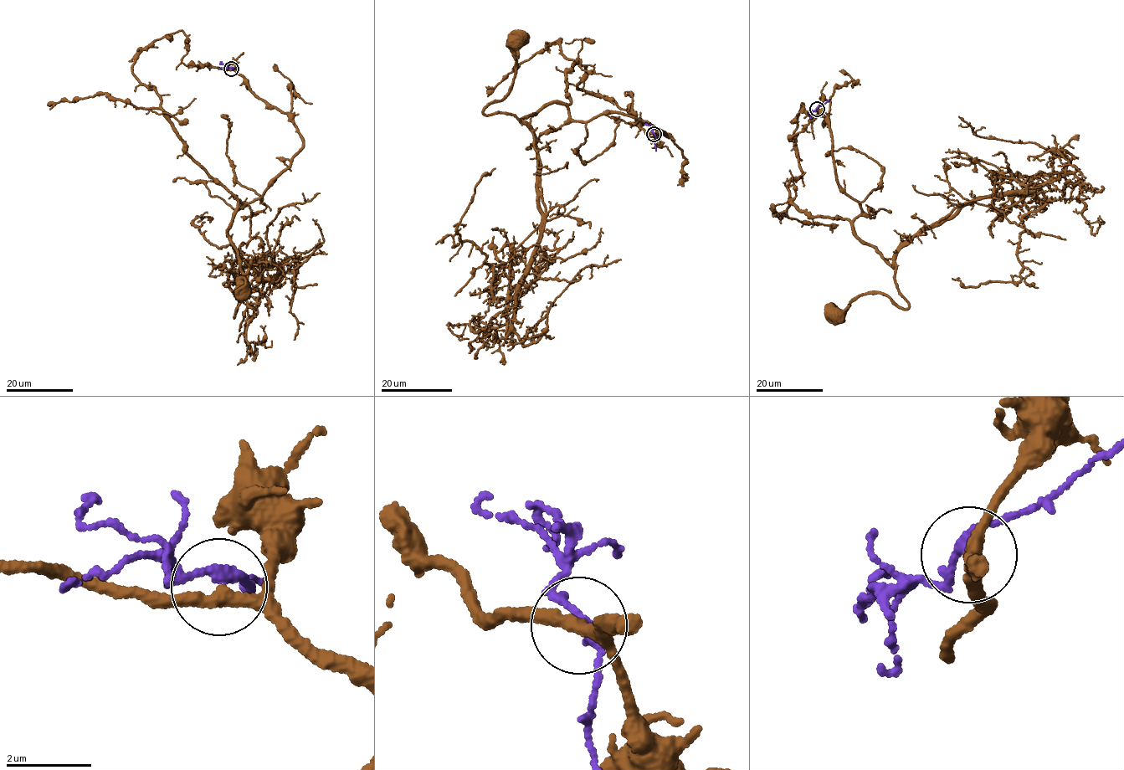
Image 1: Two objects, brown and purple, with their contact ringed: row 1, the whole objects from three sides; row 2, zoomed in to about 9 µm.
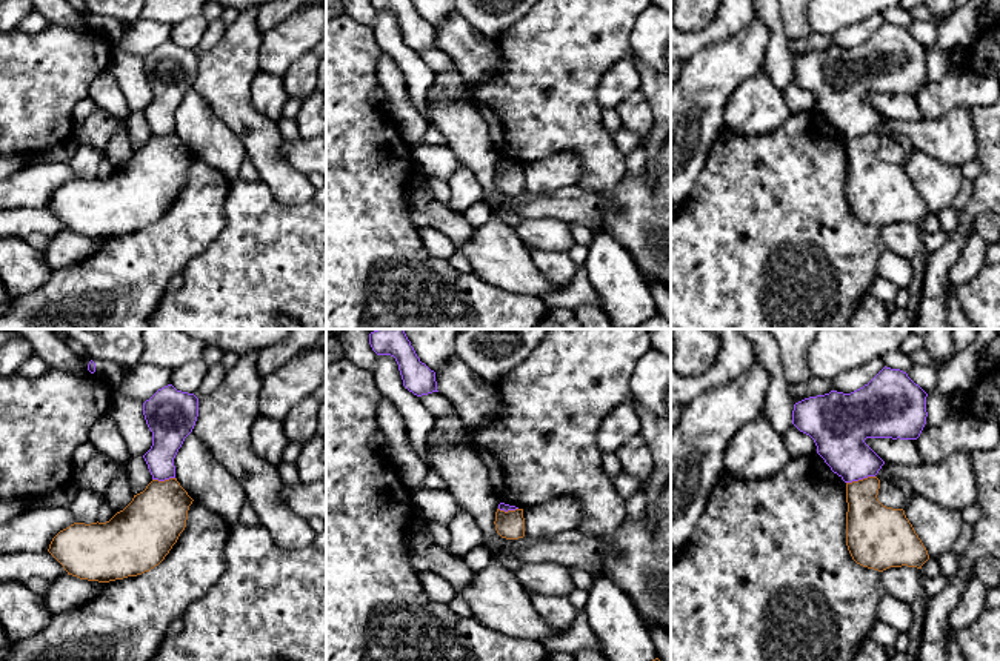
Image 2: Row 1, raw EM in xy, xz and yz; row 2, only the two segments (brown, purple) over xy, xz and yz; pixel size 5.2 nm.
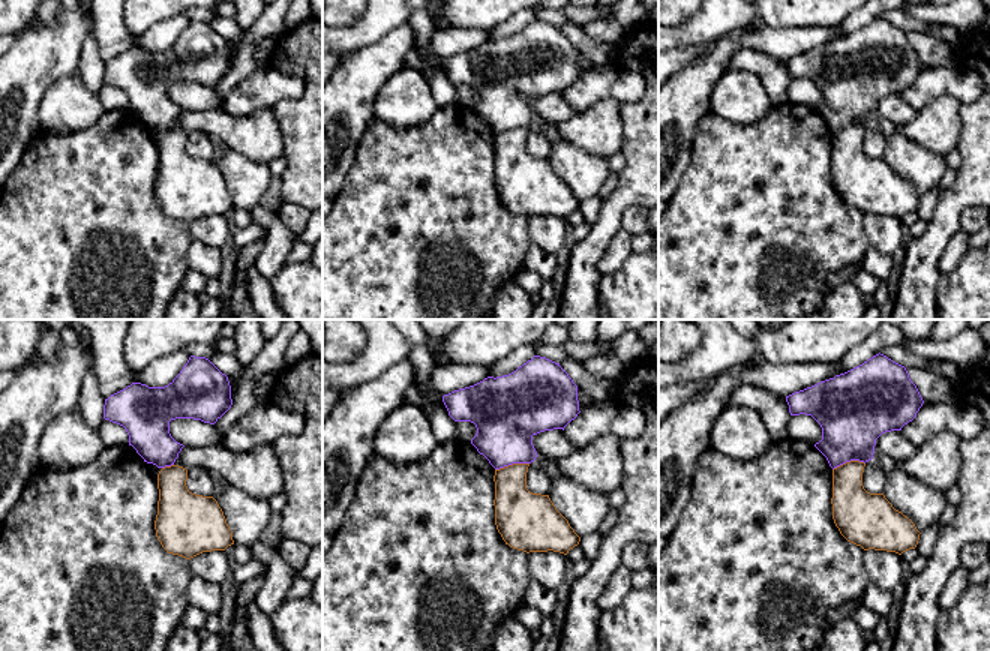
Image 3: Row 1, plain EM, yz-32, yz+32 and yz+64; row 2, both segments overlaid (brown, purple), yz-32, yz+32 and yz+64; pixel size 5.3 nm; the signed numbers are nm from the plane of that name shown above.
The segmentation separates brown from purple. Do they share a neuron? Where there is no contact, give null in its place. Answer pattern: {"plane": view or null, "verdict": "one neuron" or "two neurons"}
{"plane": "yz", "verdict": "two neurons"}

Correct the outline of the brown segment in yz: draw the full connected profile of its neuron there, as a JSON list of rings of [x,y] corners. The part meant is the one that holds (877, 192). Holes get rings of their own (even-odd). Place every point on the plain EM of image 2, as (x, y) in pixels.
[[[877,132],[846,138],[846,201],[852,215],[878,228],[902,221],[922,224],[929,215],[926,203],[903,164],[886,163],[878,157],[878,144],[880,135]]]

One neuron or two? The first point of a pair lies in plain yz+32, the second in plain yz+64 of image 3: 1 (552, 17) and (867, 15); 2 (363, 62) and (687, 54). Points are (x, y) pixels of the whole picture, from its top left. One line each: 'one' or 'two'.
1: two
2: two

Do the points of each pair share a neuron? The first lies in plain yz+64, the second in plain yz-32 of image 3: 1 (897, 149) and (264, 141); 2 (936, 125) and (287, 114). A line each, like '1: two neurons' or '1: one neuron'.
1: two neurons
2: two neurons

